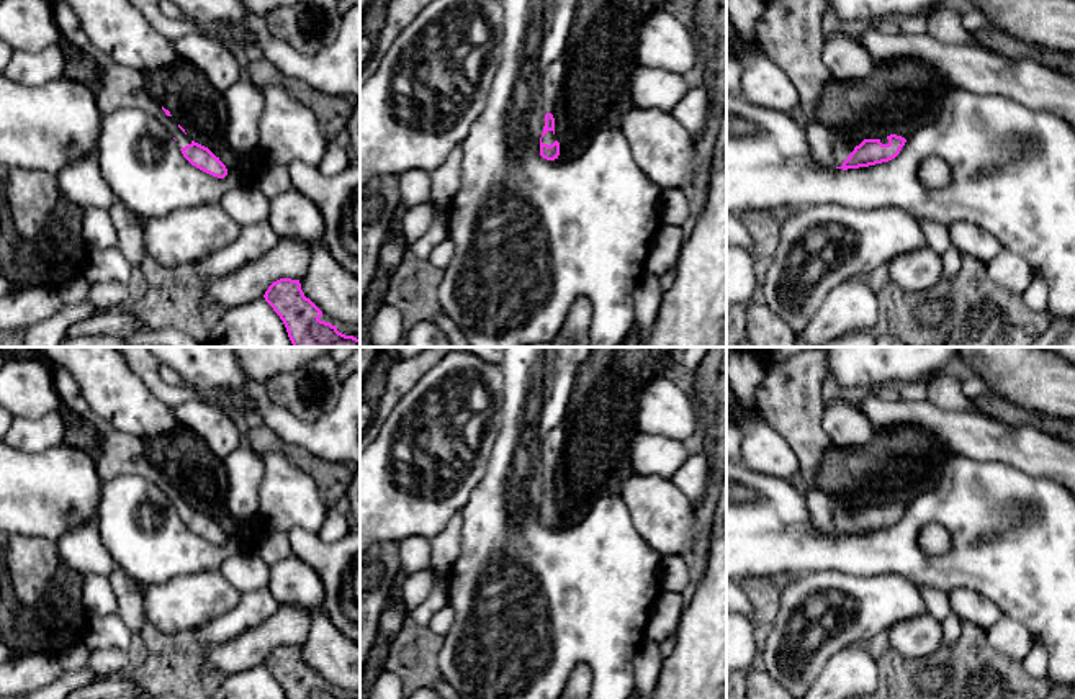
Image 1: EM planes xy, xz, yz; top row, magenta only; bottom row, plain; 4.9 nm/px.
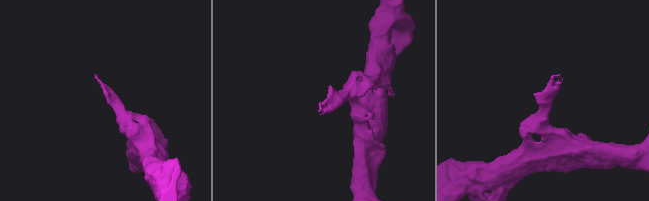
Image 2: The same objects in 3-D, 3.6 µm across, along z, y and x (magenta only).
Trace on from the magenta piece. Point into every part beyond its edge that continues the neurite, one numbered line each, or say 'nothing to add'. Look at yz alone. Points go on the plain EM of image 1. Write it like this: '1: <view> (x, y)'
1: yz (789, 398)

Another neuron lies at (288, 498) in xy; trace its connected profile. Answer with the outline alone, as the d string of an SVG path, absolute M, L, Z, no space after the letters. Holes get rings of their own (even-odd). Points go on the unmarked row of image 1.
M263 453L263 478L259 488L259 514L265 529L290 532L295 527L317 534L327 504L316 481L285 455Z

